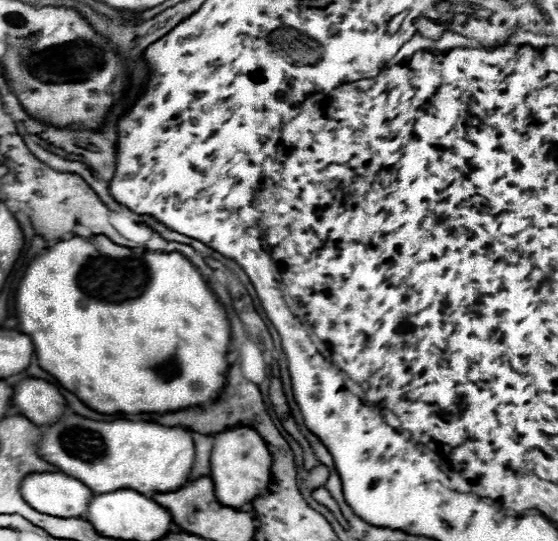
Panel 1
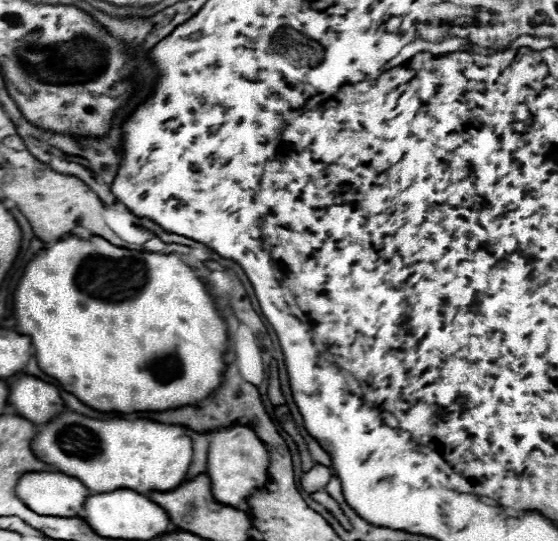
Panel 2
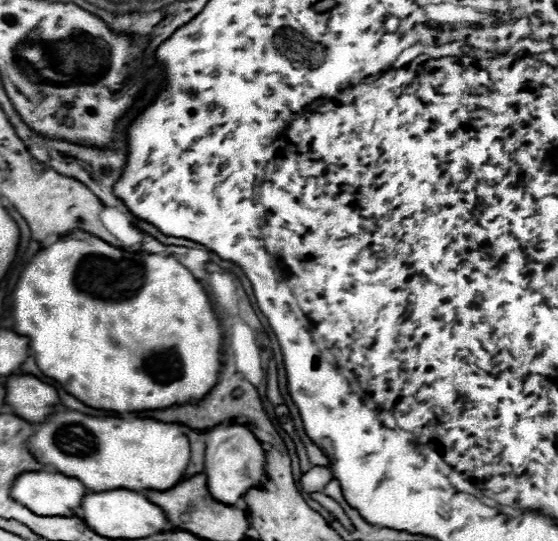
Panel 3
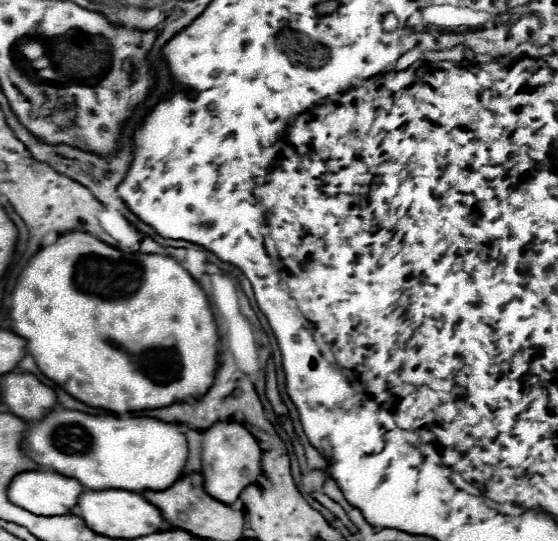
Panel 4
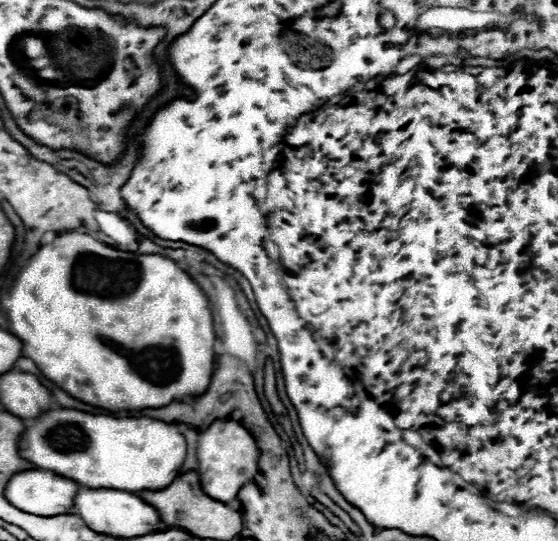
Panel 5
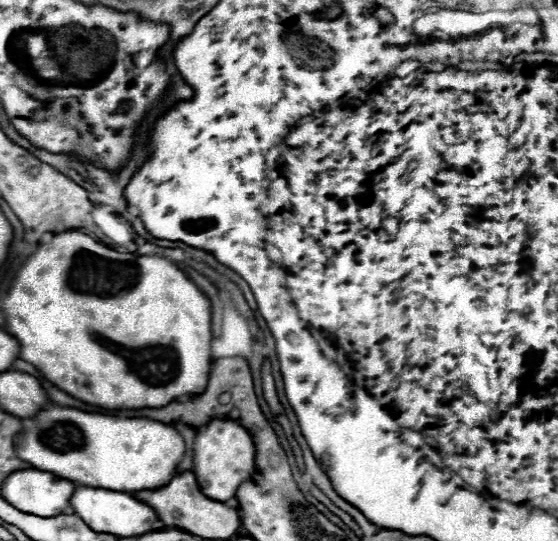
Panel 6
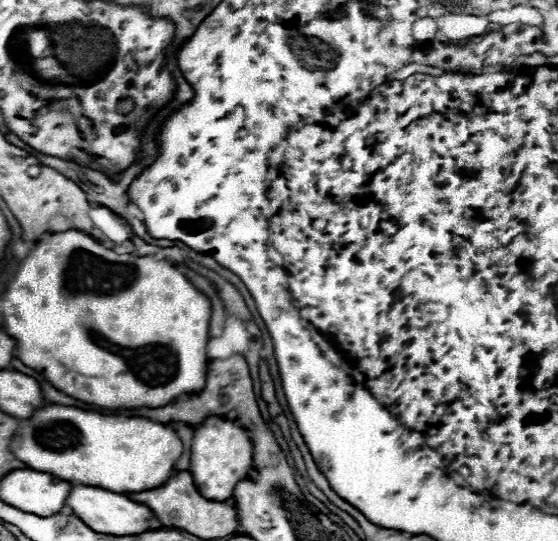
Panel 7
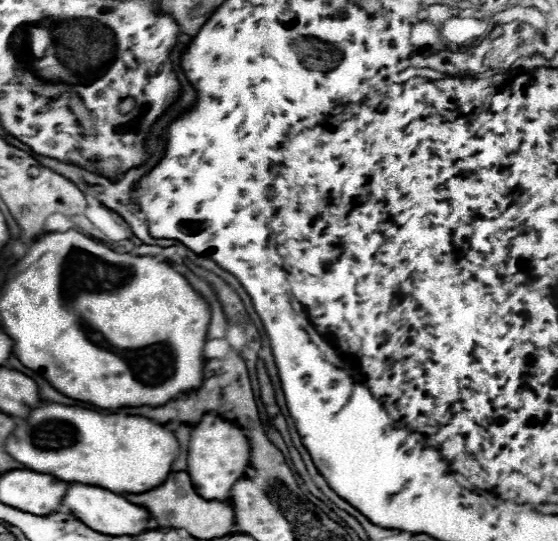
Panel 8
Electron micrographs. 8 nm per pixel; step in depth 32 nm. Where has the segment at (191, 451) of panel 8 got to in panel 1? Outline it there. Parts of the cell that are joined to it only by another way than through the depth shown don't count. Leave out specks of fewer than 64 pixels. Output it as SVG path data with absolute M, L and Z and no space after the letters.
M236 428L214 436L214 450L210 454L210 466L216 488L216 498L230 508L242 508L250 504L254 498L268 494L272 484L272 454L268 444L256 430Z

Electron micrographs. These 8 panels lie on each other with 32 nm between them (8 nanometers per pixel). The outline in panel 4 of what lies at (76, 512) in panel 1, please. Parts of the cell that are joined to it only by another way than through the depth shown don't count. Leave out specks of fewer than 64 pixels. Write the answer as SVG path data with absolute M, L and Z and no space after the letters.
M32 470L32 472L20 472L12 480L8 488L8 498L36 516L70 516L78 506L80 492L84 492L84 486L78 480L48 470Z

